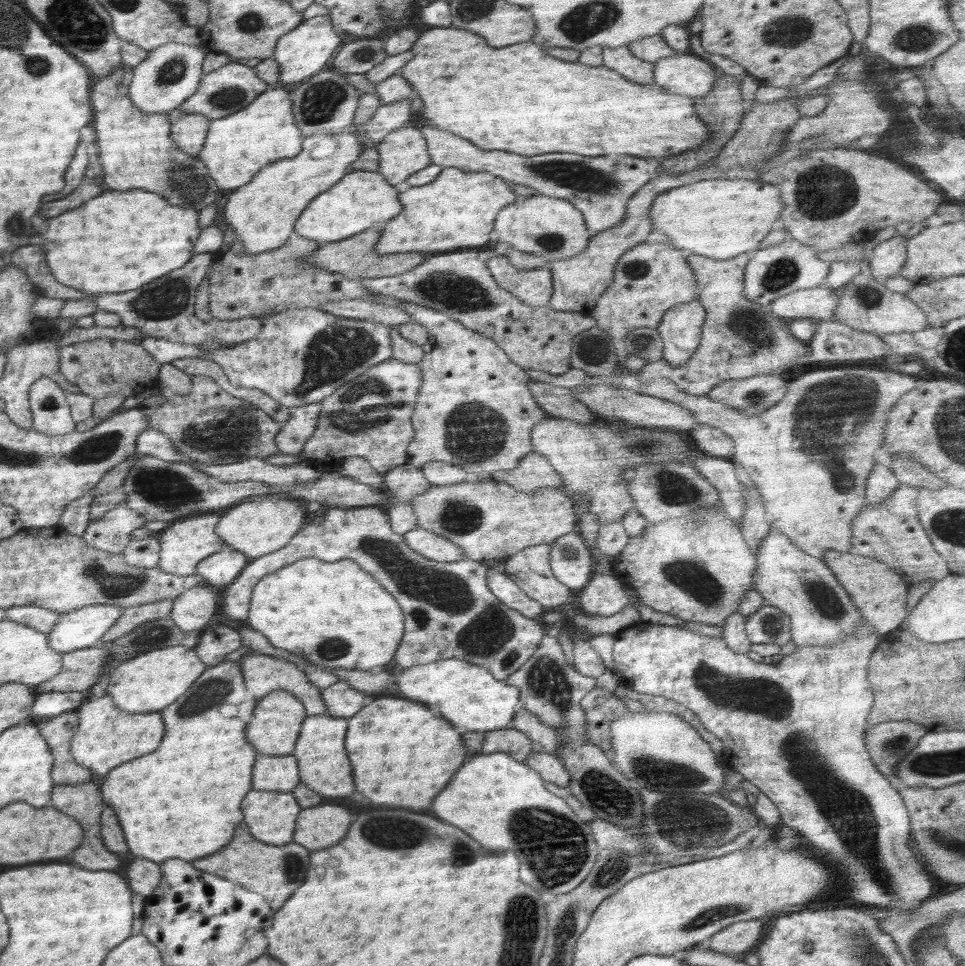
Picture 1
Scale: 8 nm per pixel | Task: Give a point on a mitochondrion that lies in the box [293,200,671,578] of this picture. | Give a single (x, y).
(474, 434)

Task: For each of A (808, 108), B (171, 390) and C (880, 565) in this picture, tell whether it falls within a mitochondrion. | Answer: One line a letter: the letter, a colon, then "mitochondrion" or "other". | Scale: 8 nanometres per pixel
A: other
B: other
C: other

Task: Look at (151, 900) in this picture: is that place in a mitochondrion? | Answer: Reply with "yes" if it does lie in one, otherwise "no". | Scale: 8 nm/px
no

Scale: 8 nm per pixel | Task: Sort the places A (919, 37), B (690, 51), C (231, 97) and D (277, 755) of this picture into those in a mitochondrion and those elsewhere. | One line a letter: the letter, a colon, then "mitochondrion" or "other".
A: mitochondrion
B: other
C: mitochondrion
D: other

